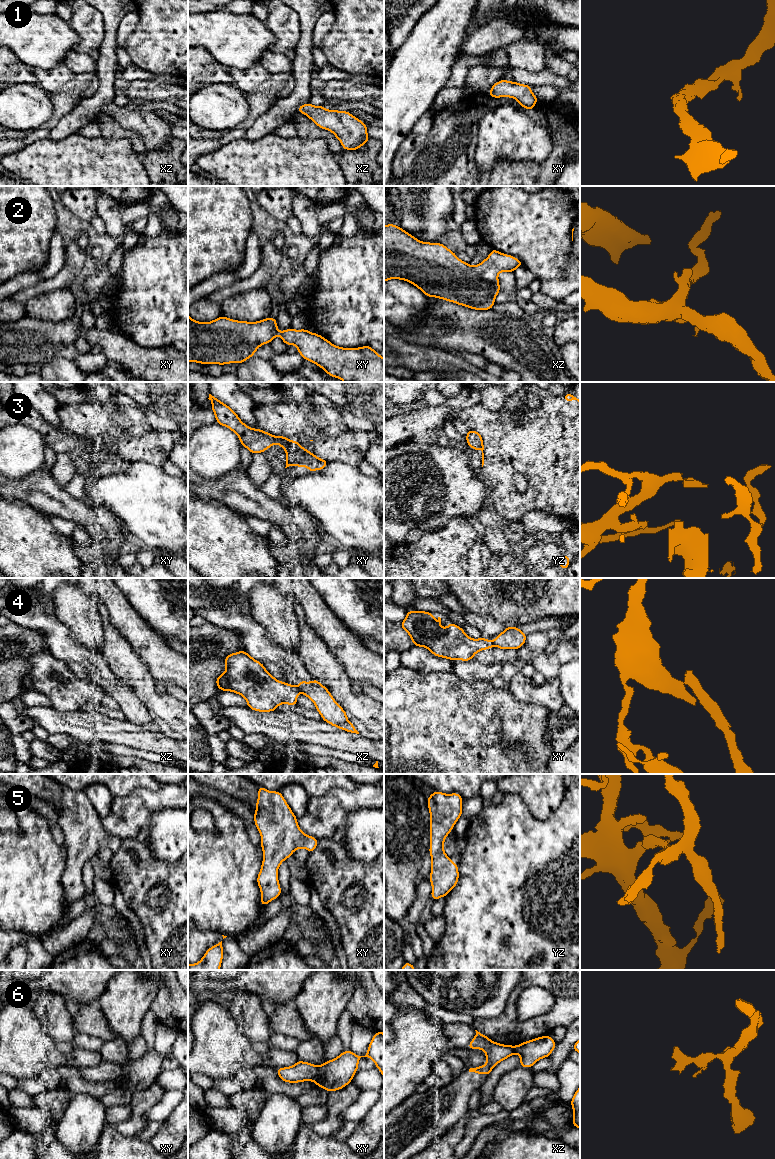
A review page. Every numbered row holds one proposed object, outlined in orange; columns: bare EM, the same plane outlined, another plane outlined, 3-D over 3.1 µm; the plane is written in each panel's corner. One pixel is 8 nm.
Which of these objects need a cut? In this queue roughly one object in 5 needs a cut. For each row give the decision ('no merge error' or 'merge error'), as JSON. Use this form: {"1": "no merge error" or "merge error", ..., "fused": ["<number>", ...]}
{"1": "no merge error", "2": "no merge error", "3": "merge error", "4": "merge error", "5": "no merge error", "6": "merge error", "fused": ["3", "4", "6"]}

